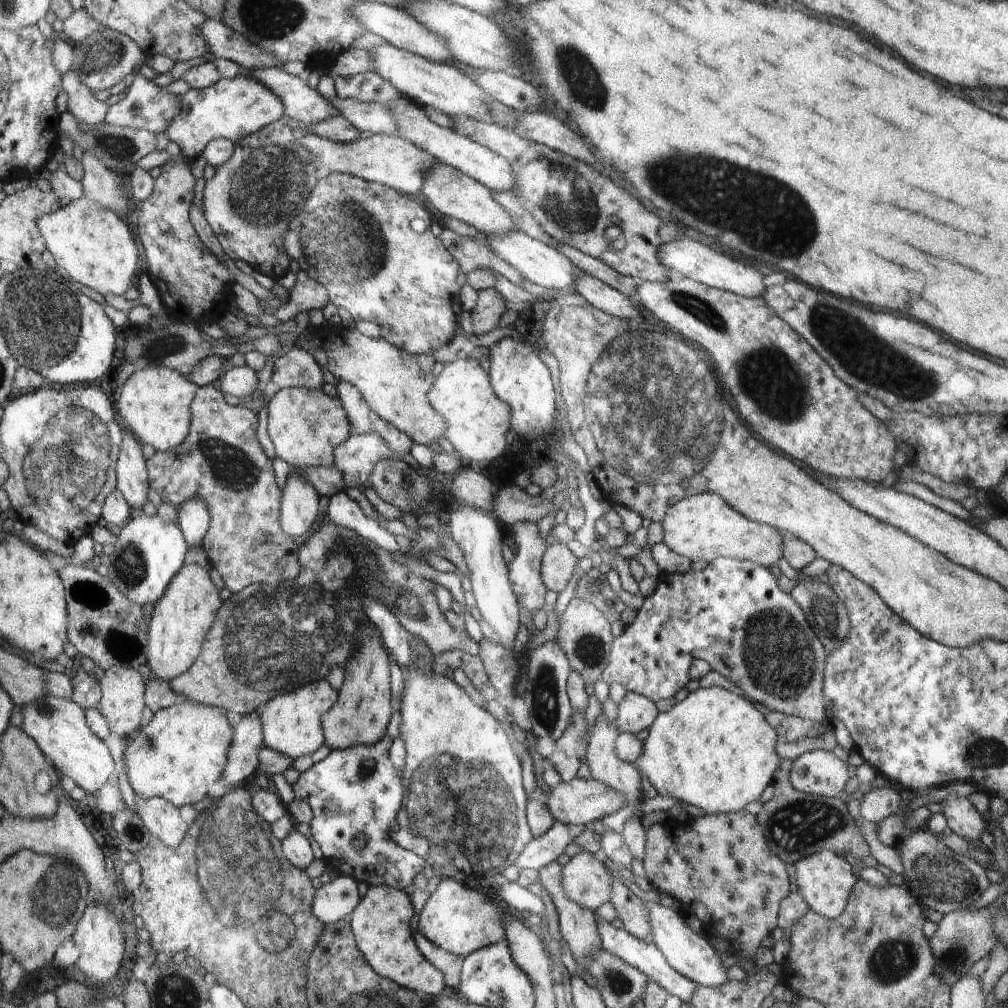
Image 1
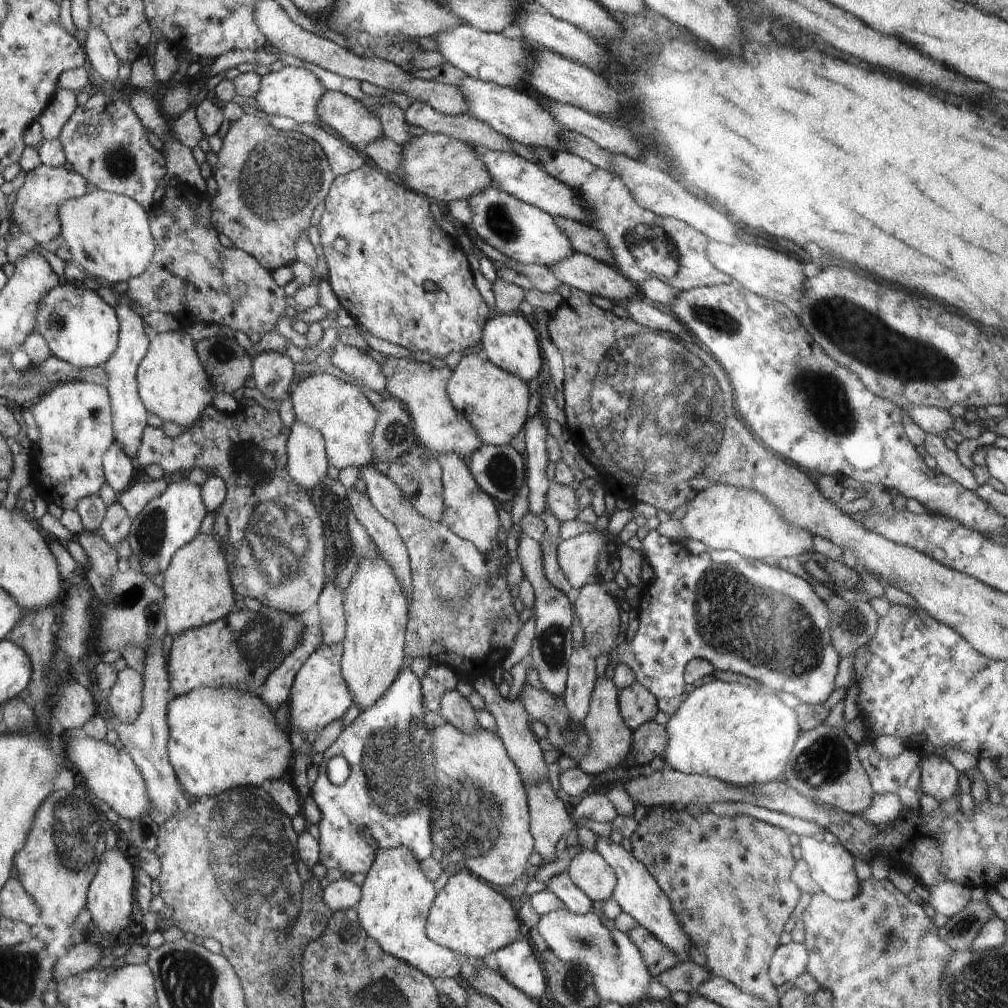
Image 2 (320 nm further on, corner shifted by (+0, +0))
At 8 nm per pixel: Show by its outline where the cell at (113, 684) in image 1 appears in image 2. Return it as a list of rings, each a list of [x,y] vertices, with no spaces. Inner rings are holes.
[[[130,667],[117,672],[108,702],[113,714],[124,724],[132,724],[144,708],[142,677]]]

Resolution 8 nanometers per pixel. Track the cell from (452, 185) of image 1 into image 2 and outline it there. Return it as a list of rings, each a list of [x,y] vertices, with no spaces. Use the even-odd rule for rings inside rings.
[[[490,187],[467,201],[474,214],[470,224],[471,233],[516,263],[553,267],[575,253],[568,235],[555,223],[553,215],[517,199],[507,191]]]

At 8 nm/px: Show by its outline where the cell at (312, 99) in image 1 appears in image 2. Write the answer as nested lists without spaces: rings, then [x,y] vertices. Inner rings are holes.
[[[326,91],[318,106],[319,124],[328,124],[338,132],[339,136],[349,145],[362,153],[363,148],[384,136],[384,127],[381,119],[376,114],[368,112],[368,109],[354,97],[345,95],[339,91]]]

